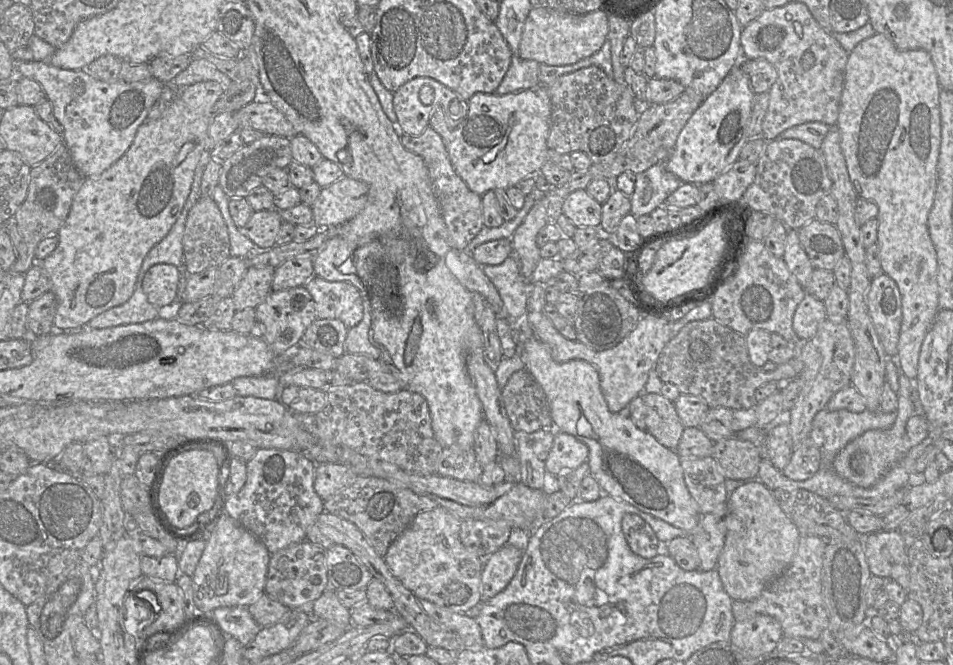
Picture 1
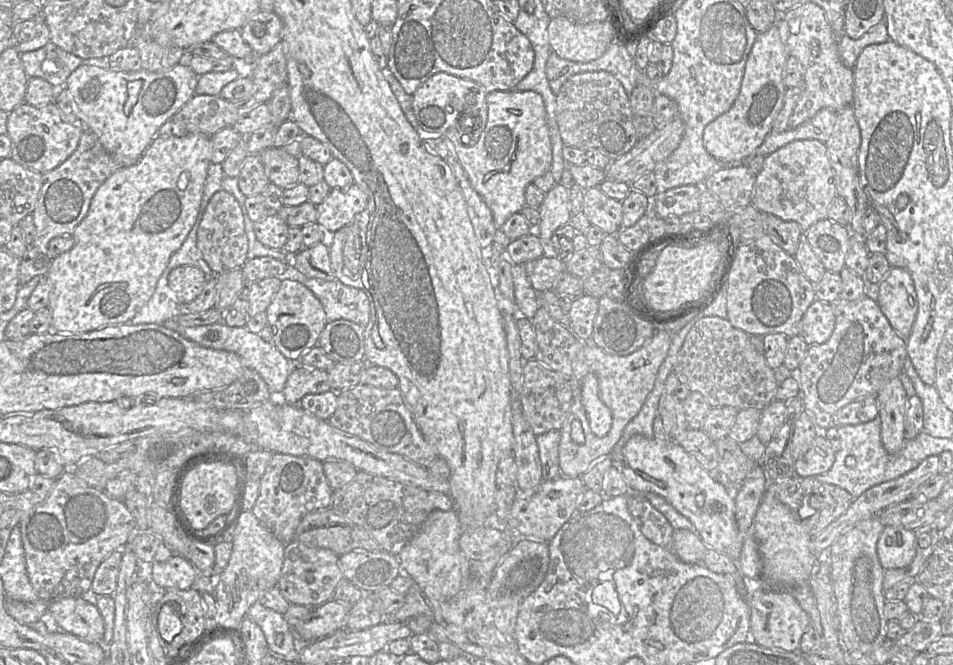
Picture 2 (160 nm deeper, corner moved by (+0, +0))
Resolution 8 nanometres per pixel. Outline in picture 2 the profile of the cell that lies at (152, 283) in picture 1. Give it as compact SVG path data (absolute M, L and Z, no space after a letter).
M178 266L168 275L168 285L183 305L199 296L207 280L207 275L194 266Z

